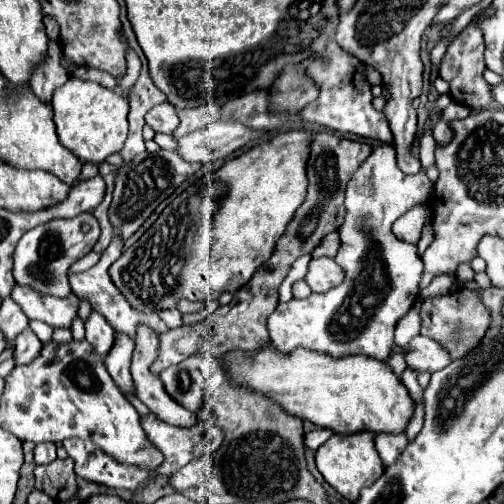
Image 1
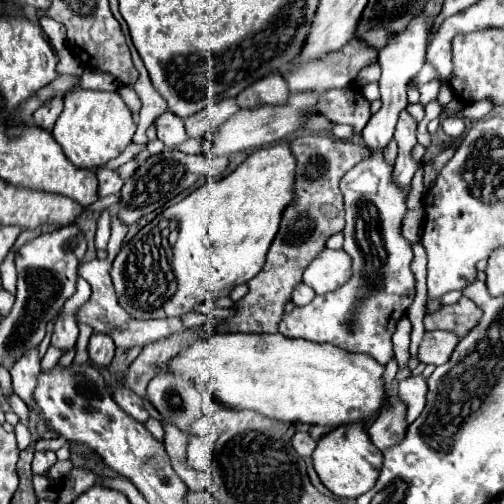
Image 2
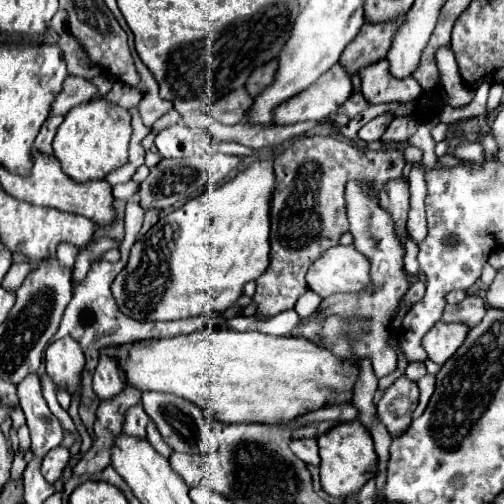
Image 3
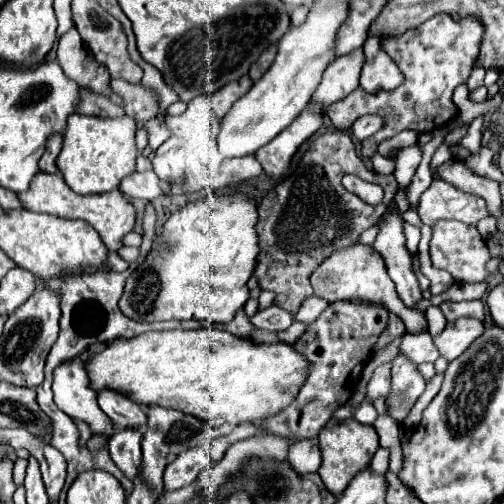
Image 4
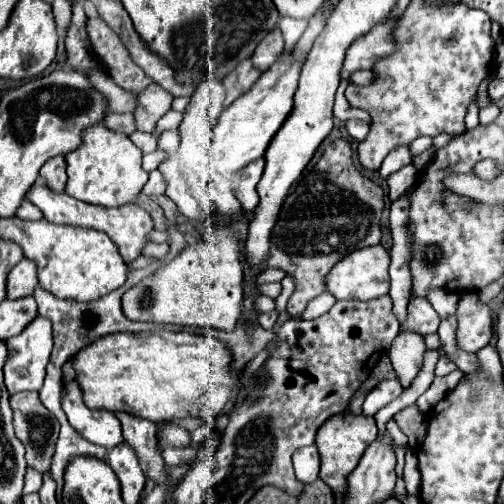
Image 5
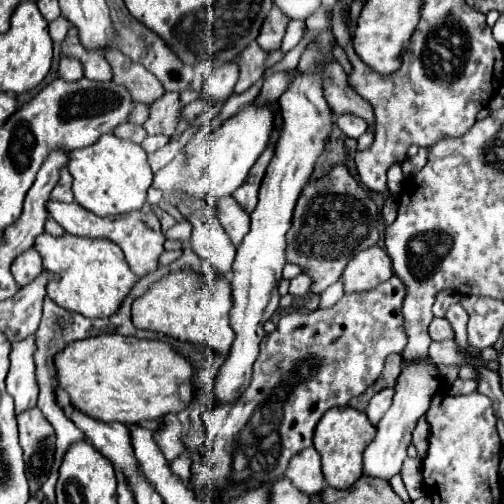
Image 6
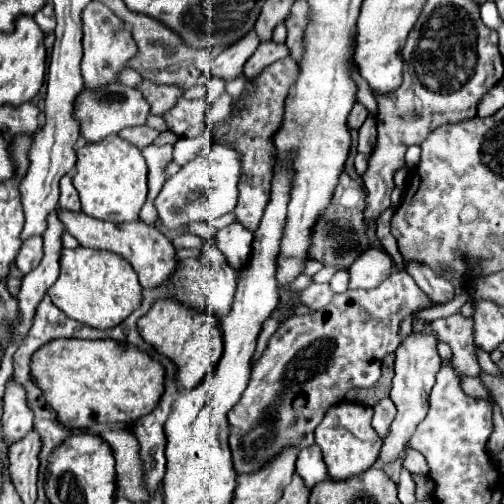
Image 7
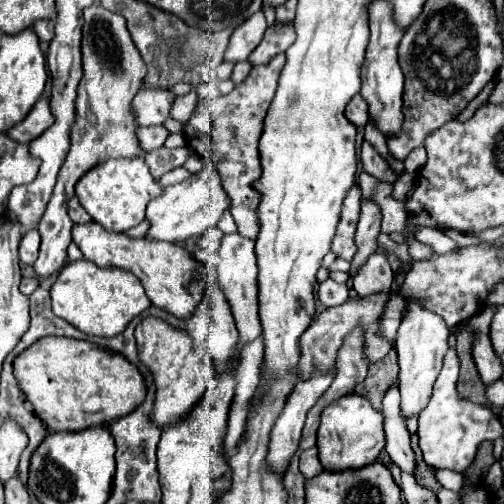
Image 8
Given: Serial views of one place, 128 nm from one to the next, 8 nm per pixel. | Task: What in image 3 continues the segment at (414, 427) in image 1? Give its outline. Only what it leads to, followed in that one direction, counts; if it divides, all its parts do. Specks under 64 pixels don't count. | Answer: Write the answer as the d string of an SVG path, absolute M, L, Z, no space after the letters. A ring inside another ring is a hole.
M426 374L426 376L418 382L418 388L420 388L420 402L418 402L416 410L414 410L414 418L418 418L418 416L426 410L426 404L428 404L428 400L430 400L430 396L434 394L434 386L436 386L436 378L430 376L430 374Z

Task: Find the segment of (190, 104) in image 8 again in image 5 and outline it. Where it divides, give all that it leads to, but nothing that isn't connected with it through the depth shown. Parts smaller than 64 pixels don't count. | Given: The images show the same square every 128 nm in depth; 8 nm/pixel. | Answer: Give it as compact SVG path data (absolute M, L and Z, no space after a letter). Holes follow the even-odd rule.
M98 16L88 18L86 30L88 30L88 36L90 36L92 48L96 50L96 54L106 64L106 70L108 70L110 78L124 90L144 92L144 88L148 88L148 84L152 80L148 80L144 70L138 64L132 62L132 58L130 58L128 50L124 48L124 44L104 24L104 20L100 20Z

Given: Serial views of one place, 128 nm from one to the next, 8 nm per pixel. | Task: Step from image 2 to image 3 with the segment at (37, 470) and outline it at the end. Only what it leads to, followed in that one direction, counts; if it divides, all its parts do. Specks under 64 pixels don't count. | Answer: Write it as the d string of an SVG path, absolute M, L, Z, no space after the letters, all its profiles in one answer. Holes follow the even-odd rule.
M56 446L44 456L40 470L42 470L42 476L48 480L48 484L54 484L56 480L62 478L62 472L68 460L70 460L70 450L64 446Z

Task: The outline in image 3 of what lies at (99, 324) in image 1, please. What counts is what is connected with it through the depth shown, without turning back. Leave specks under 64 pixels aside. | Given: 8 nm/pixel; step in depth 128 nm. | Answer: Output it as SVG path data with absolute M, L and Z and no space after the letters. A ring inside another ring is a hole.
M100 352L100 362L94 372L94 392L100 400L106 400L106 396L116 396L124 388L124 380L120 376L118 364L114 358Z

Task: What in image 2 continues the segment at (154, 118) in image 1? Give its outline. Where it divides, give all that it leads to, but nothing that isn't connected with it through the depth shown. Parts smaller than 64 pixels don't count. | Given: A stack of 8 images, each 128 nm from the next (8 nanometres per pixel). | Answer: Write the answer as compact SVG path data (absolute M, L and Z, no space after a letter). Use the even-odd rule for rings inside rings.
M164 112L164 116L156 118L154 124L158 128L158 140L162 140L166 148L178 150L178 146L188 140L184 122L178 116L174 116L172 112Z

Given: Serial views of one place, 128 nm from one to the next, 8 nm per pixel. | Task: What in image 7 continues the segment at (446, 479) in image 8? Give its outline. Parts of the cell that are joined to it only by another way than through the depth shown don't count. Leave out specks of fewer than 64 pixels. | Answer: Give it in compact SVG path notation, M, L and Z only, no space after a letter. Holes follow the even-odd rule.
M408 448L406 460L404 460L404 468L408 468L408 470L414 472L414 474L424 474L424 476L428 476L428 464L426 464L426 460L422 458L422 454L416 452L414 448Z

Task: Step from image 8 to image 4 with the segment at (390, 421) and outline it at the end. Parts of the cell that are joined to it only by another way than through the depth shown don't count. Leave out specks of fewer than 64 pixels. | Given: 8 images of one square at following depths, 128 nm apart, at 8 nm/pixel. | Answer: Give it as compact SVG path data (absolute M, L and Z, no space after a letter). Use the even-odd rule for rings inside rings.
M384 364L376 368L372 380L368 382L368 402L374 402L376 398L388 398L390 392L390 364Z

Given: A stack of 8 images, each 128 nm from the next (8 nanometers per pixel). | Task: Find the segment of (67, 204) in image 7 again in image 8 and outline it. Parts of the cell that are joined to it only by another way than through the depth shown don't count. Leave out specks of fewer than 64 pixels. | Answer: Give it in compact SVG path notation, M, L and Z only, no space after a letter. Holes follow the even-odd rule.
M72 198L72 200L70 200L68 214L70 214L70 218L72 218L76 224L88 224L88 222L92 222L92 218L88 216L88 212L78 204L78 198Z

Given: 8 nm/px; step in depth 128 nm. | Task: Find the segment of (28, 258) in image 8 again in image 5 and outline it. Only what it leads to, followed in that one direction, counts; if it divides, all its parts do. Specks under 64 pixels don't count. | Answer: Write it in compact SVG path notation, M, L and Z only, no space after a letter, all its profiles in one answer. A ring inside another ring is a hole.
M28 258L20 260L8 274L8 298L16 300L34 292L38 284L36 278L36 264Z

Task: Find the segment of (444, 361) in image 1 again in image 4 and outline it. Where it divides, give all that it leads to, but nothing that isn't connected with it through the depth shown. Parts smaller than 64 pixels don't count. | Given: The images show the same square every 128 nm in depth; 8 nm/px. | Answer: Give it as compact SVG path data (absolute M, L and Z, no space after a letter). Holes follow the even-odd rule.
M464 316L460 320L448 322L442 336L438 336L434 342L442 356L446 356L448 360L454 360L482 334L484 334L484 322Z

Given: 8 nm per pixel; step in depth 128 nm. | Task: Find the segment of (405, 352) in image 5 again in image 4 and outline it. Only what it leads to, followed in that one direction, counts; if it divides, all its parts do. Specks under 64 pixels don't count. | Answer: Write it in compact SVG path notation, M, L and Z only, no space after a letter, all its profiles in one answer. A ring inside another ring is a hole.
M398 354L392 360L392 396L386 398L388 414L402 422L418 396L424 392L426 380L420 376L418 364L408 360L408 356Z

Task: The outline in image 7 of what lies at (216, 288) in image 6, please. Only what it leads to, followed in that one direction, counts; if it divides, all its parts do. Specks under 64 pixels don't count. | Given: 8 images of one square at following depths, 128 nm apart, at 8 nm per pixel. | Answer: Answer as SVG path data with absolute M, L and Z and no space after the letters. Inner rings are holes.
M158 300L150 312L138 320L138 332L146 344L176 364L176 386L180 392L200 386L222 356L222 334L218 328L218 318L208 310L192 312L192 308L186 308L174 300Z

